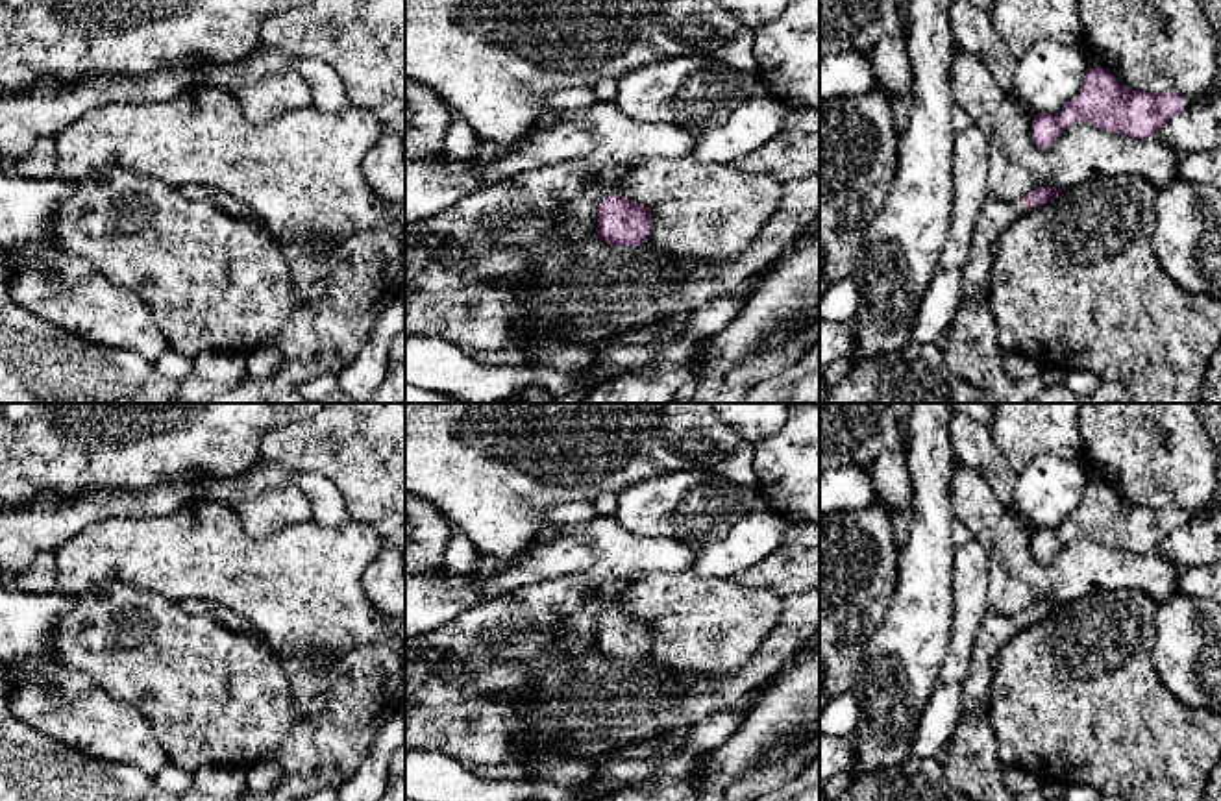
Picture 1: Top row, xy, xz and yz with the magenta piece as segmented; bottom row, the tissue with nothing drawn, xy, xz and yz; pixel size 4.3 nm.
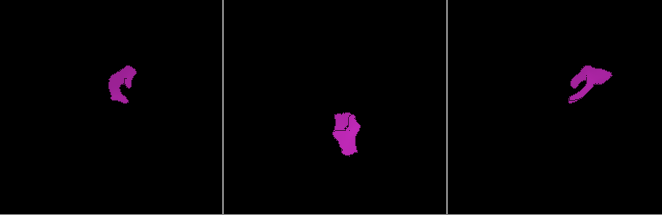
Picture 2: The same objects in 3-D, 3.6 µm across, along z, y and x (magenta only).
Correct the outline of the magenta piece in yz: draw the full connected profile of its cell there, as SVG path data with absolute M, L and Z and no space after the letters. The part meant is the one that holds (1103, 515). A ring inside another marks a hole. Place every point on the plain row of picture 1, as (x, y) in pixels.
M1090 481L1075 512L1058 527L1040 527L1032 533L1030 551L1038 562L1047 564L1073 538L1090 536L1110 548L1147 553L1201 511L1127 503L1108 483Z

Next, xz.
M609 577L596 583L603 612L598 622L596 646L614 660L642 660L651 647L651 627L620 609L620 594L640 577Z

